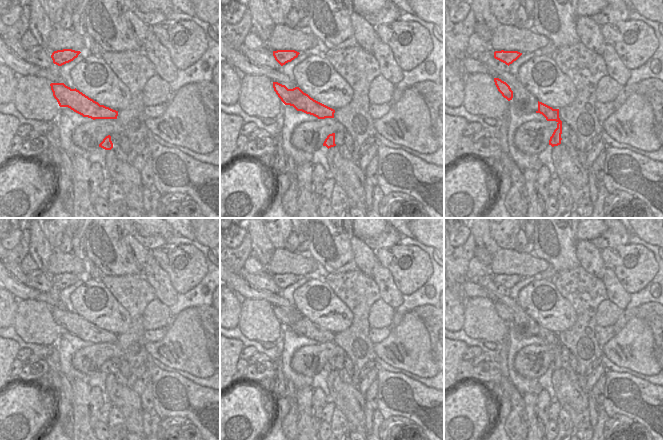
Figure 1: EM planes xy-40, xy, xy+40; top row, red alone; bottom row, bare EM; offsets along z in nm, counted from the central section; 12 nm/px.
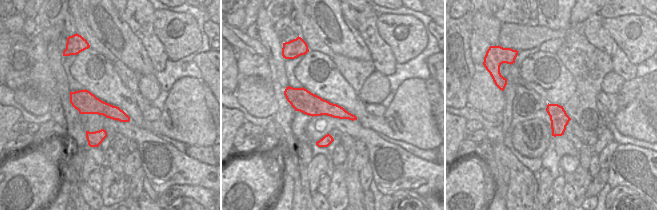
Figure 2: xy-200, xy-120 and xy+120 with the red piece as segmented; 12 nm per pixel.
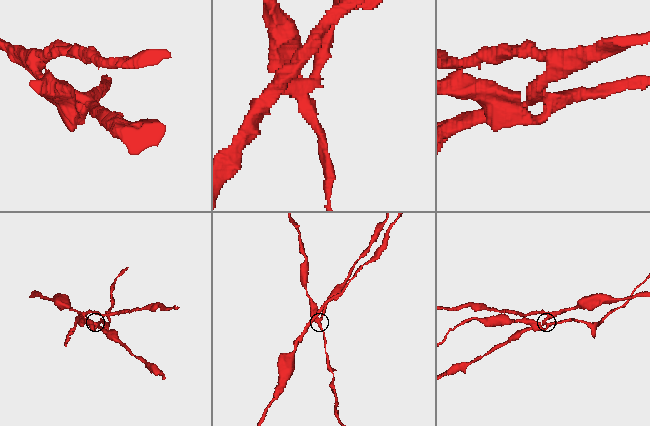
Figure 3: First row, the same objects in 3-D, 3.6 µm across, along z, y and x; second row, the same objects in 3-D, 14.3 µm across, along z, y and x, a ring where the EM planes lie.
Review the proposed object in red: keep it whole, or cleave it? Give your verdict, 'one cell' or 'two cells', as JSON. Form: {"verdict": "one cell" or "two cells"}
{"verdict": "two cells"}

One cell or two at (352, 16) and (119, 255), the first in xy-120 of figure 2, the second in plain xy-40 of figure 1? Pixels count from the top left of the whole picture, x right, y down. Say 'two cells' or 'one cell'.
two cells

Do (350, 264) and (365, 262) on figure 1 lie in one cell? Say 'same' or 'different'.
different

